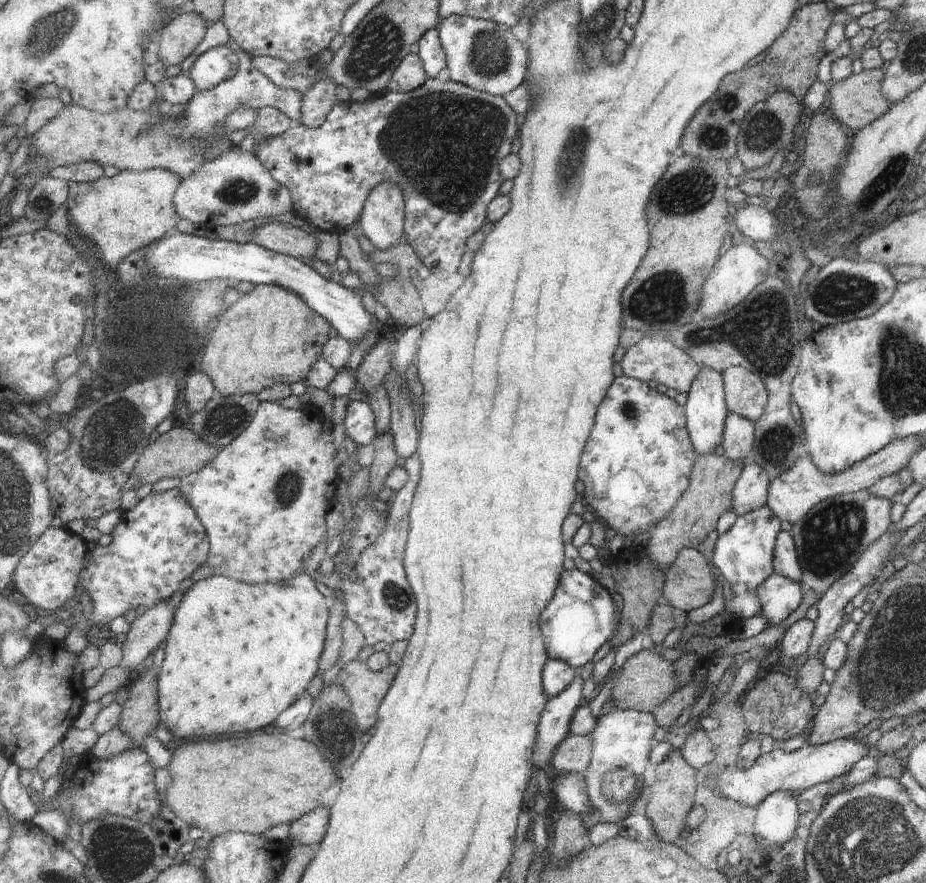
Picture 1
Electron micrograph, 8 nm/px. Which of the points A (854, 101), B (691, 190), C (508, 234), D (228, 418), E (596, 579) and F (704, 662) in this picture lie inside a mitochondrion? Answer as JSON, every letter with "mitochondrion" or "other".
{"A":"other","B":"mitochondrion","C":"other","D":"mitochondrion","E":"other","F":"other"}

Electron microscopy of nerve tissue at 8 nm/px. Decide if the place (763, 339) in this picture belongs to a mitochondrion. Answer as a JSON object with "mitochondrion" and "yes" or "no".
{"mitochondrion":"yes"}

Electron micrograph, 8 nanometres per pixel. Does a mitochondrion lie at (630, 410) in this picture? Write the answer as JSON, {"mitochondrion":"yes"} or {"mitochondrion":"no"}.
{"mitochondrion":"yes"}

